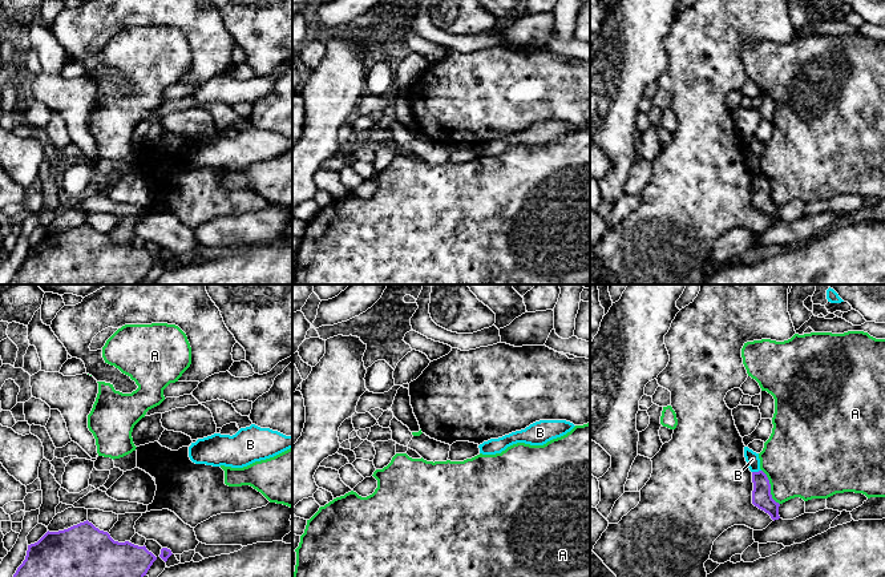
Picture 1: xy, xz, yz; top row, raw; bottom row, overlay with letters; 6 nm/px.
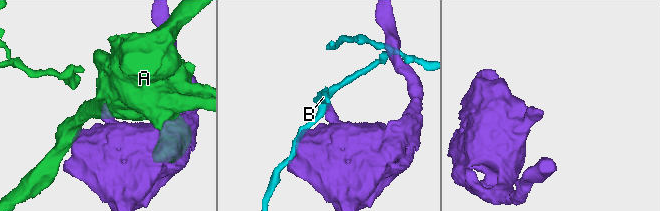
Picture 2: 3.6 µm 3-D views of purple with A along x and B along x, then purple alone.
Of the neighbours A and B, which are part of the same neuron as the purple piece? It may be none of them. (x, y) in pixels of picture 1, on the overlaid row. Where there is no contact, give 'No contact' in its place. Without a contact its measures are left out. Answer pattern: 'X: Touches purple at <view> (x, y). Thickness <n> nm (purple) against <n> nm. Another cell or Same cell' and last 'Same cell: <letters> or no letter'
A: Touches purple at yz (770, 487). Thickness 120 nm (purple) against 460 nm. Another cell
B: Touches purple at yz (756, 472). Thickness 120 nm (purple) against 80 nm. Another cell
Same cell: no letter

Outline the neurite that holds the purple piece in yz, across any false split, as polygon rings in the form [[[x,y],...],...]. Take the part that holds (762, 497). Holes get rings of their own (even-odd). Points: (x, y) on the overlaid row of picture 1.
[[[763,471],[752,472],[752,483],[752,504],[768,513],[773,521],[779,520],[780,504],[772,499],[771,484],[767,475]]]

